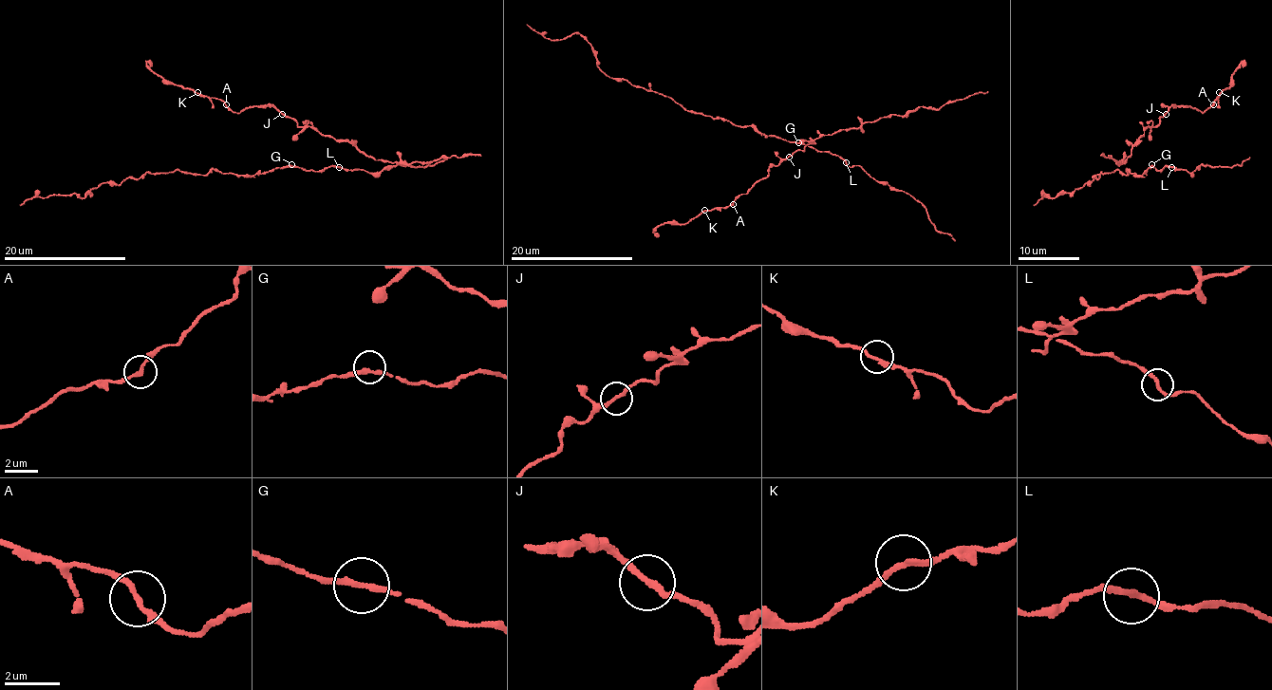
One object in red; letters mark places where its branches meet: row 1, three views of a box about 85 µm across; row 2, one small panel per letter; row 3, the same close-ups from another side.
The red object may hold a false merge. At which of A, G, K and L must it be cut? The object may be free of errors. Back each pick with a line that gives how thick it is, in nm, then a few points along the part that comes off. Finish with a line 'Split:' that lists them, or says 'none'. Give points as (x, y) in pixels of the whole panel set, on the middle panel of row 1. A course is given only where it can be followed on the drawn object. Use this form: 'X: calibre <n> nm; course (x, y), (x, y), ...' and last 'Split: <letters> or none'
Split: none

